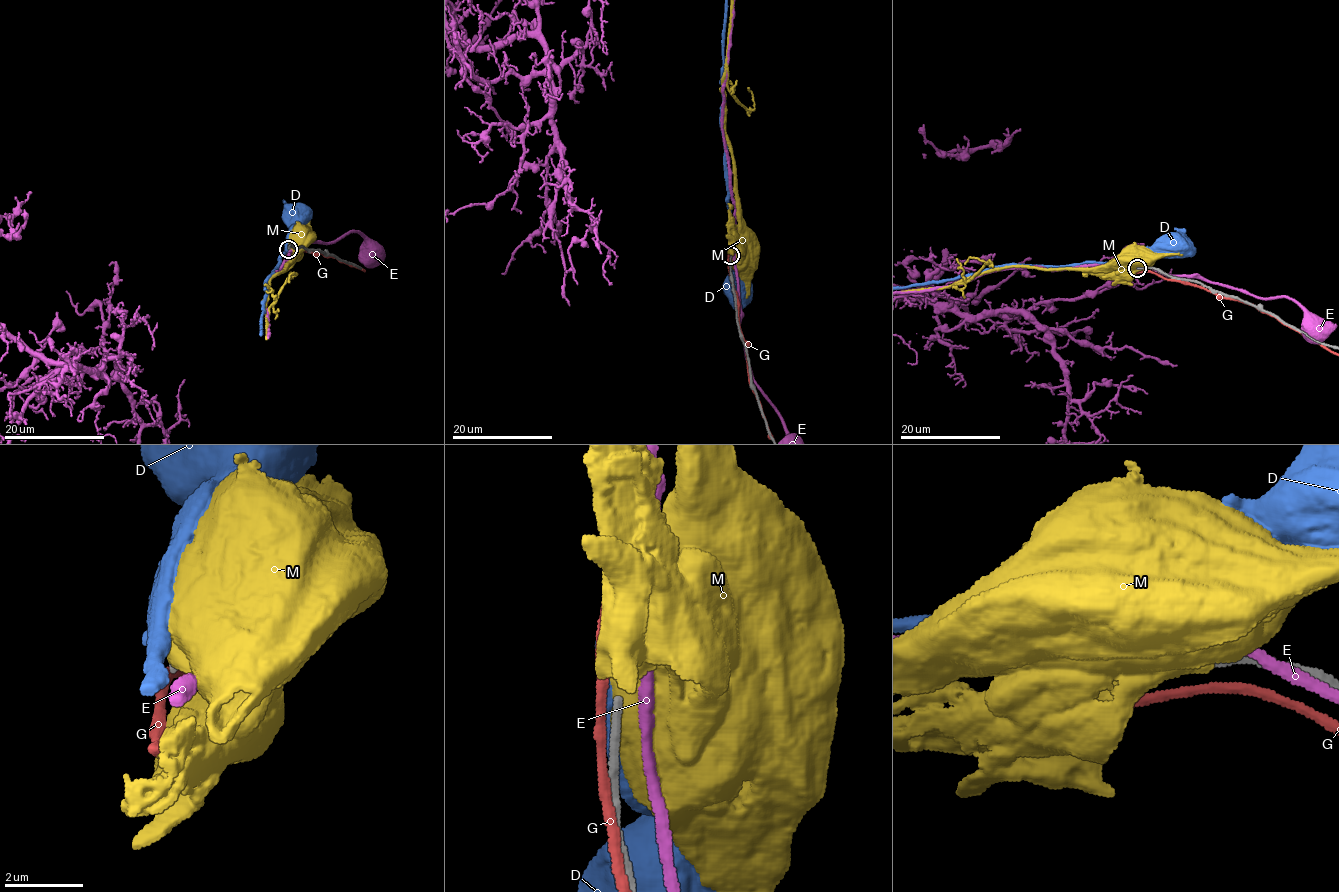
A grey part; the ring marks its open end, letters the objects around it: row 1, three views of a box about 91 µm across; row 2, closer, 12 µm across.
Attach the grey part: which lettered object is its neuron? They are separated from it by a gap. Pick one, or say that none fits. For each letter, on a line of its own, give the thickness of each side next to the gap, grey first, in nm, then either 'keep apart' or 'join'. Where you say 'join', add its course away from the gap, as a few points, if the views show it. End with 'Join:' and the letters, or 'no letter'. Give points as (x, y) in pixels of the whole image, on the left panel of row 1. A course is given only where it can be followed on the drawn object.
D: 200 nm thick on the grey side, 380 nm on the other; keep apart
E: 200 nm thick on the grey side, 320 nm on the other; keep apart
G: 200 nm thick on the grey side, 240 nm on the other; keep apart
M: 200 nm thick on the grey side, 550 nm on the other; keep apart
Join: no letter

